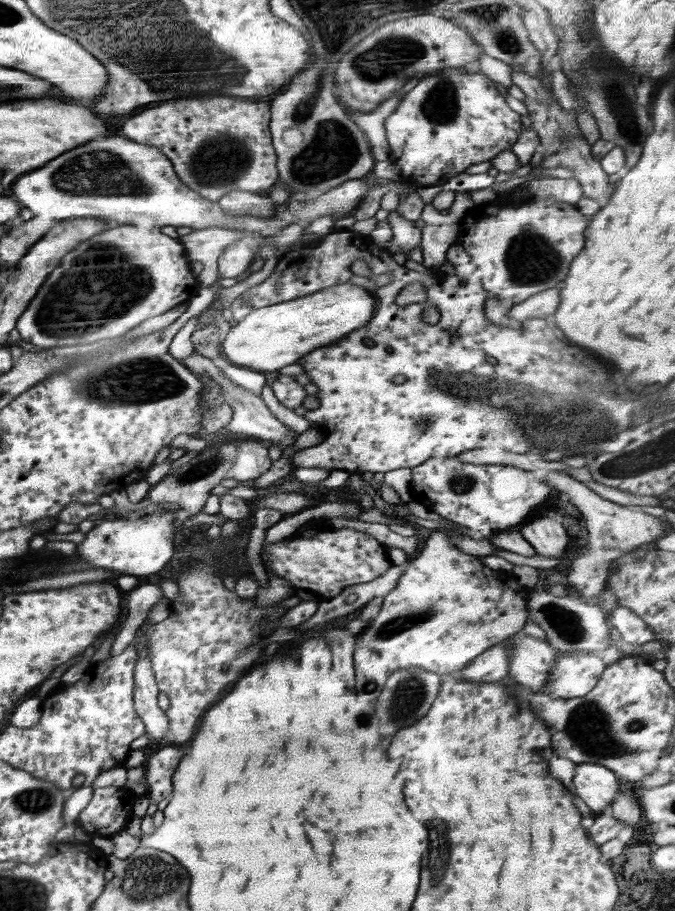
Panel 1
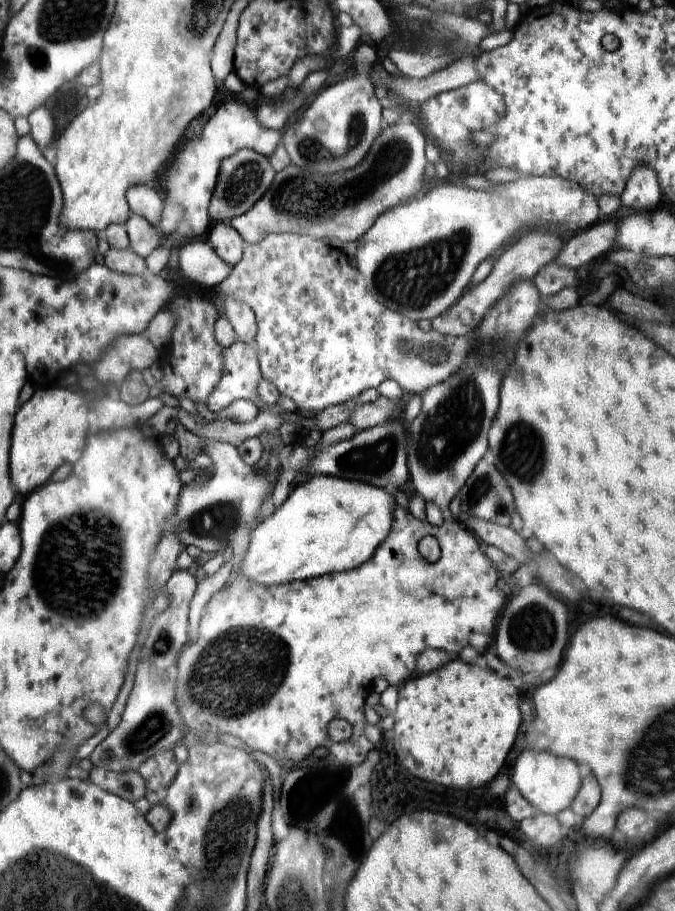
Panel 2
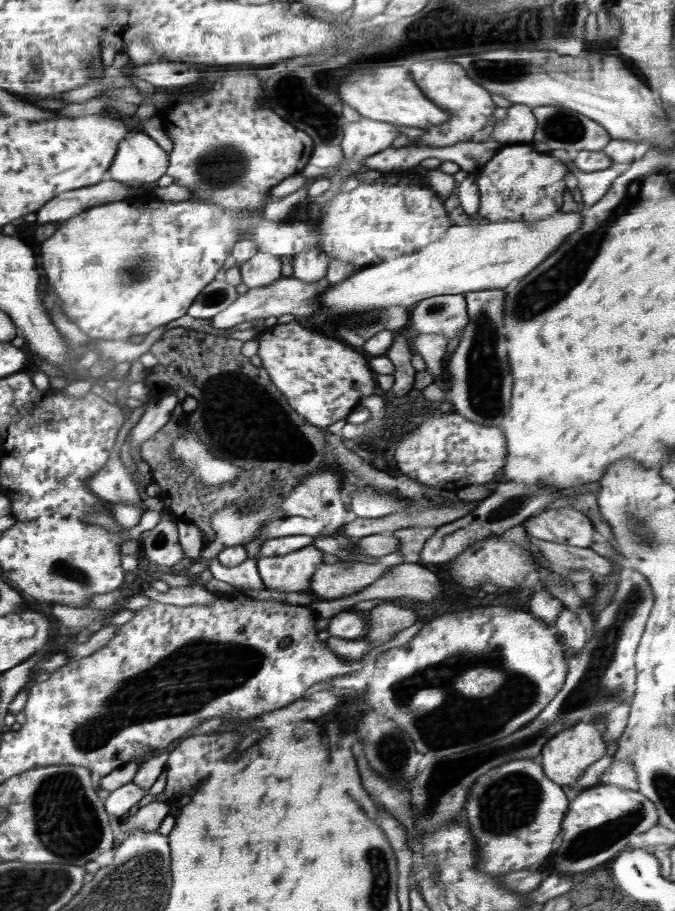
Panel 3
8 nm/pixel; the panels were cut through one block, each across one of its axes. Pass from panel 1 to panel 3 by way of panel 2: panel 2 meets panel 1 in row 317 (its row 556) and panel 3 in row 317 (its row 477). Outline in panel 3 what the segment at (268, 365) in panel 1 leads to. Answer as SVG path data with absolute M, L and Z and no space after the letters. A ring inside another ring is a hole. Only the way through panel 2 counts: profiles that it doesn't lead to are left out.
M557 212L534 223L506 219L483 222L477 226L451 226L438 242L431 242L414 254L380 262L374 268L370 266L360 270L358 276L352 274L341 284L331 284L329 290L318 298L318 314L312 314L302 322L312 329L332 334L332 321L338 315L360 314L360 311L372 307L392 305L411 308L418 301L431 296L505 289L513 280L524 278L538 264L542 264L570 234L580 228L580 224L580 212Z

